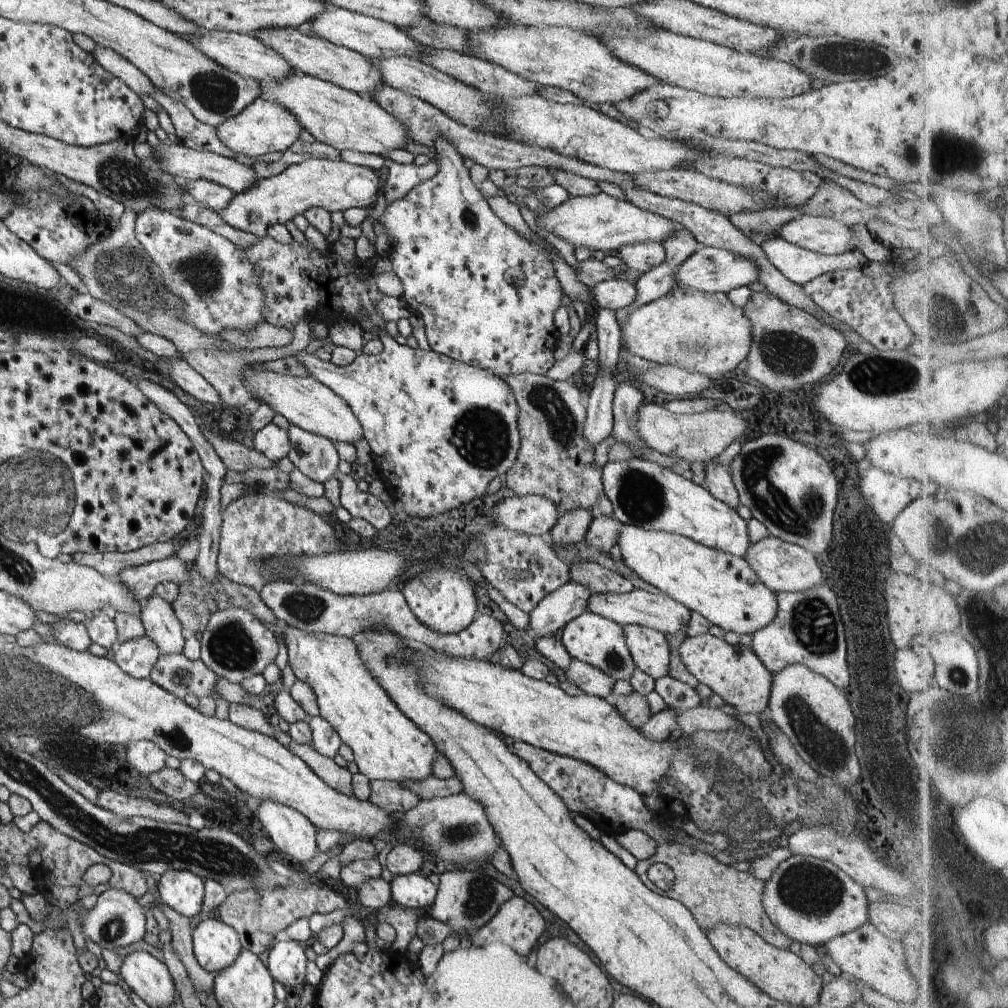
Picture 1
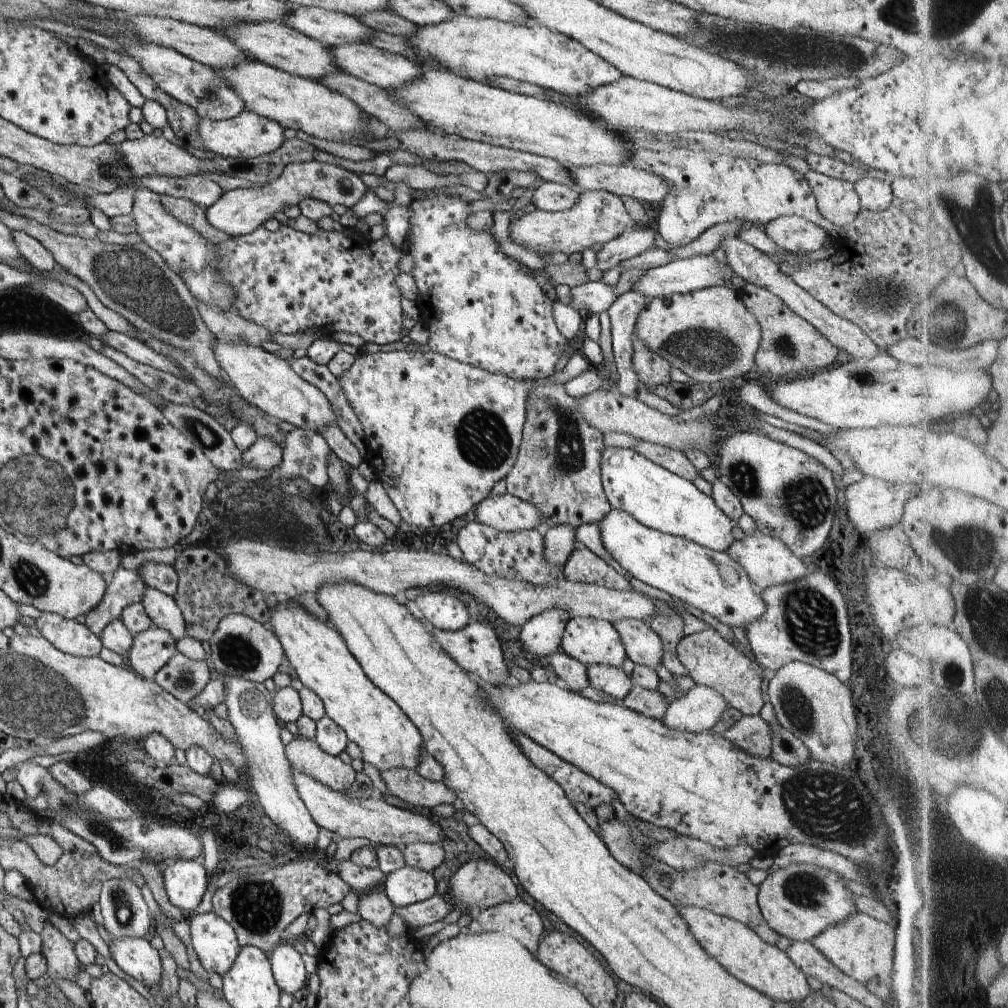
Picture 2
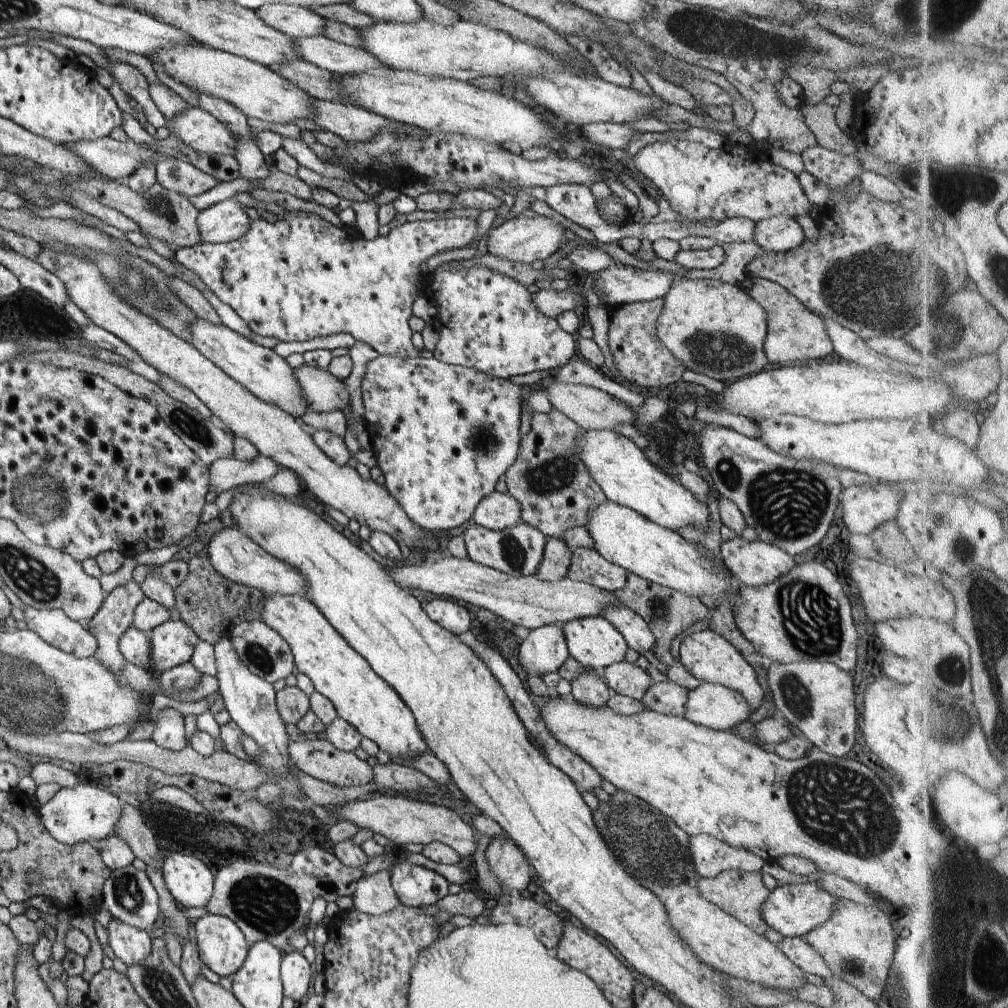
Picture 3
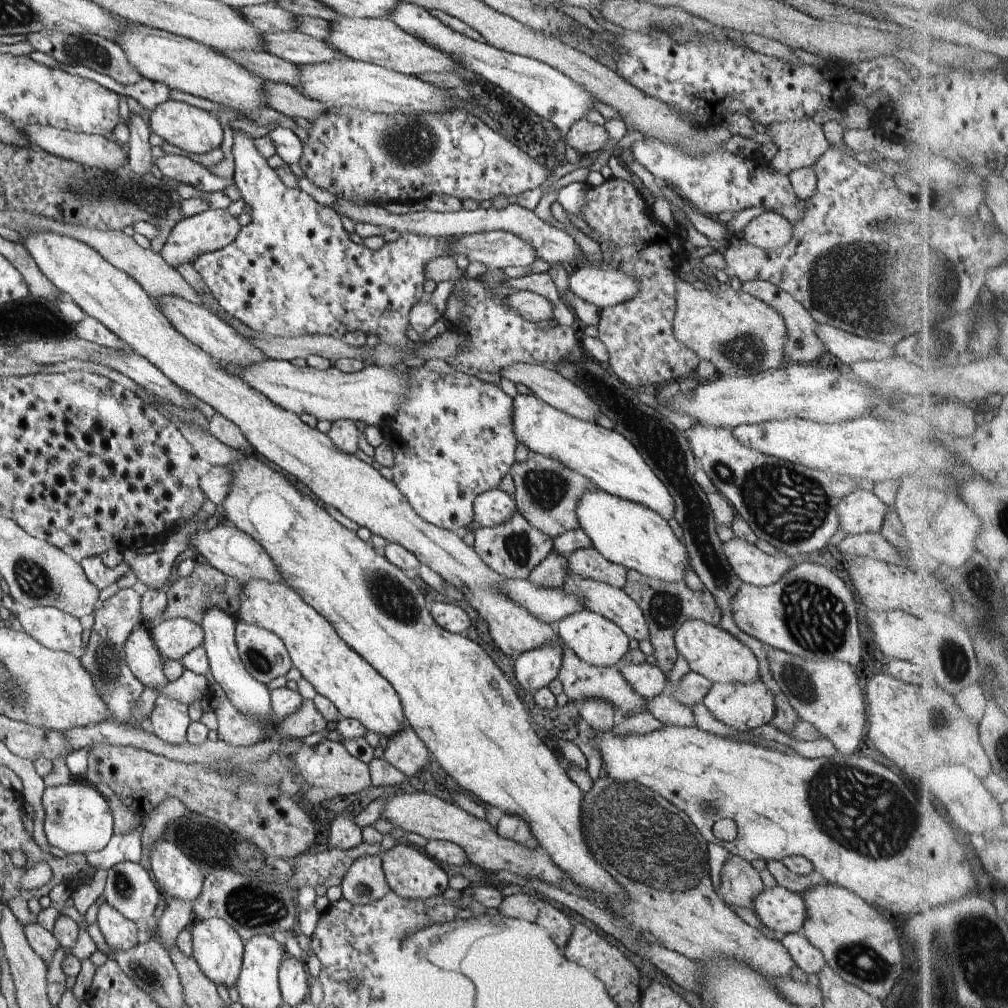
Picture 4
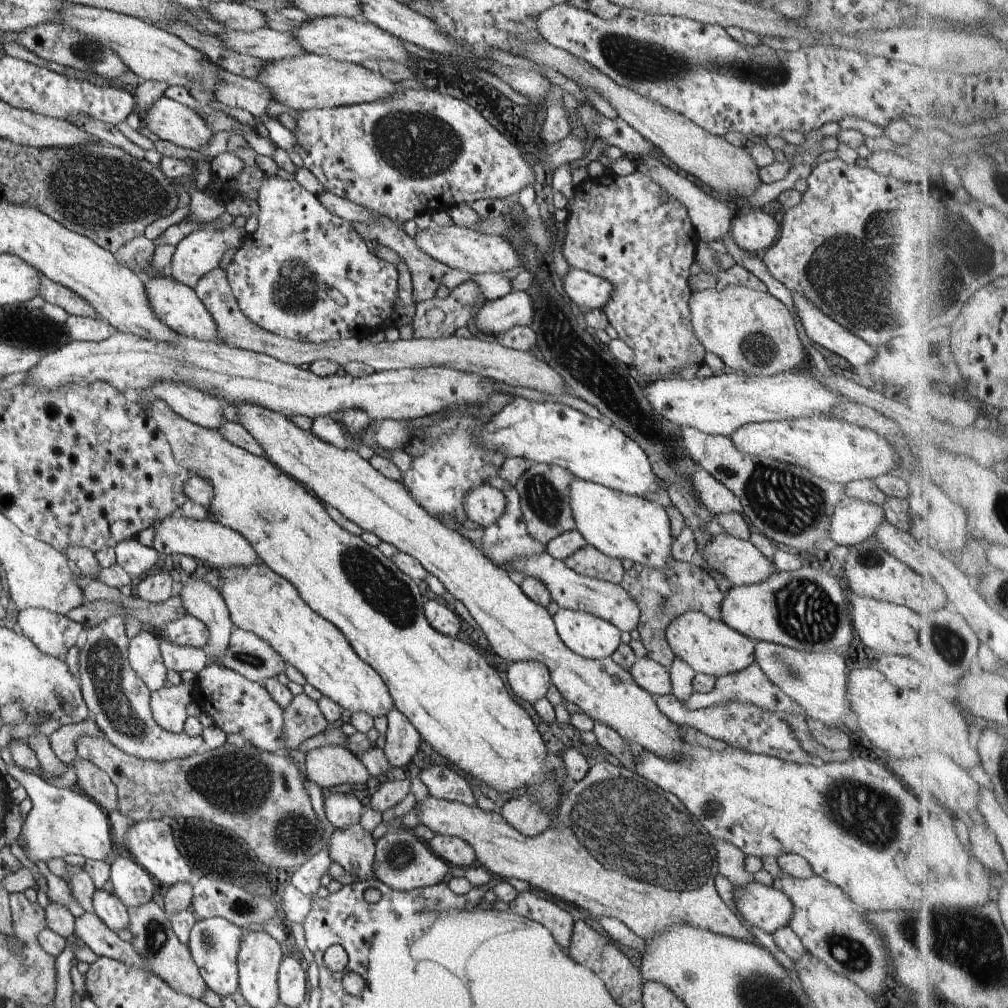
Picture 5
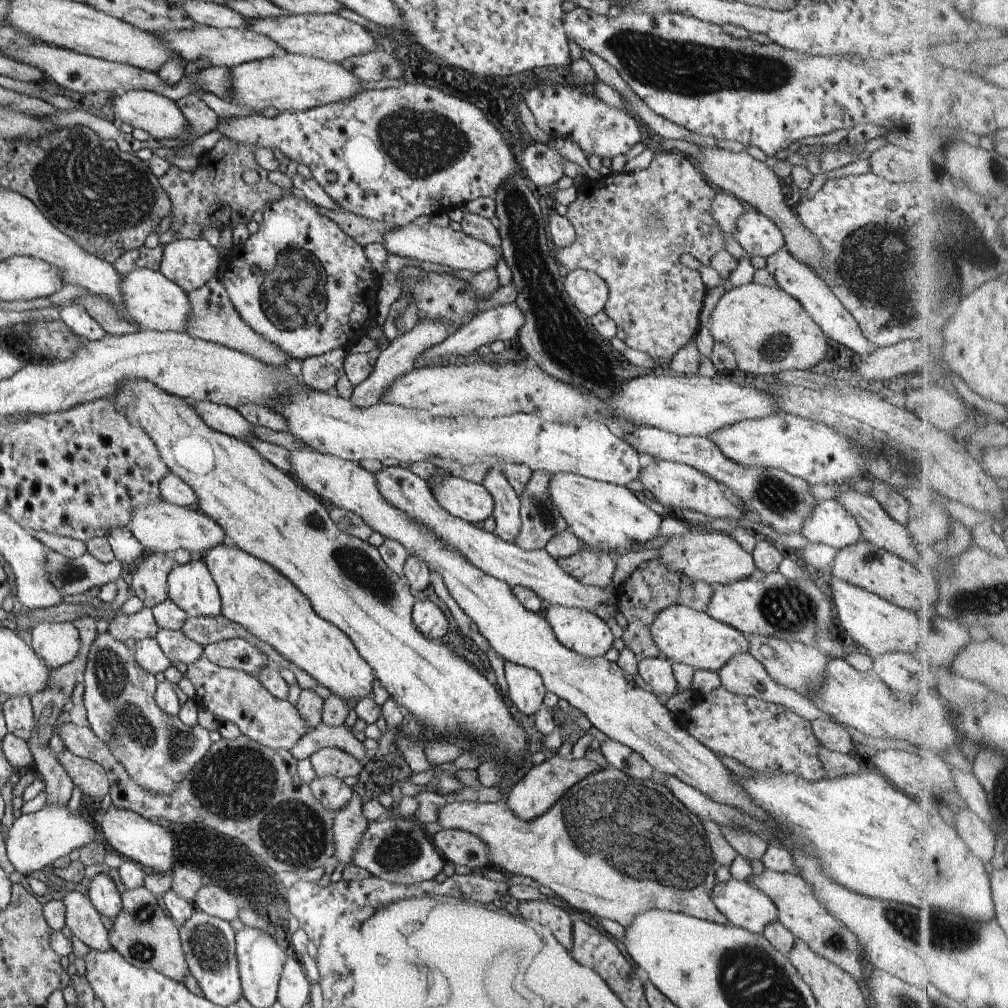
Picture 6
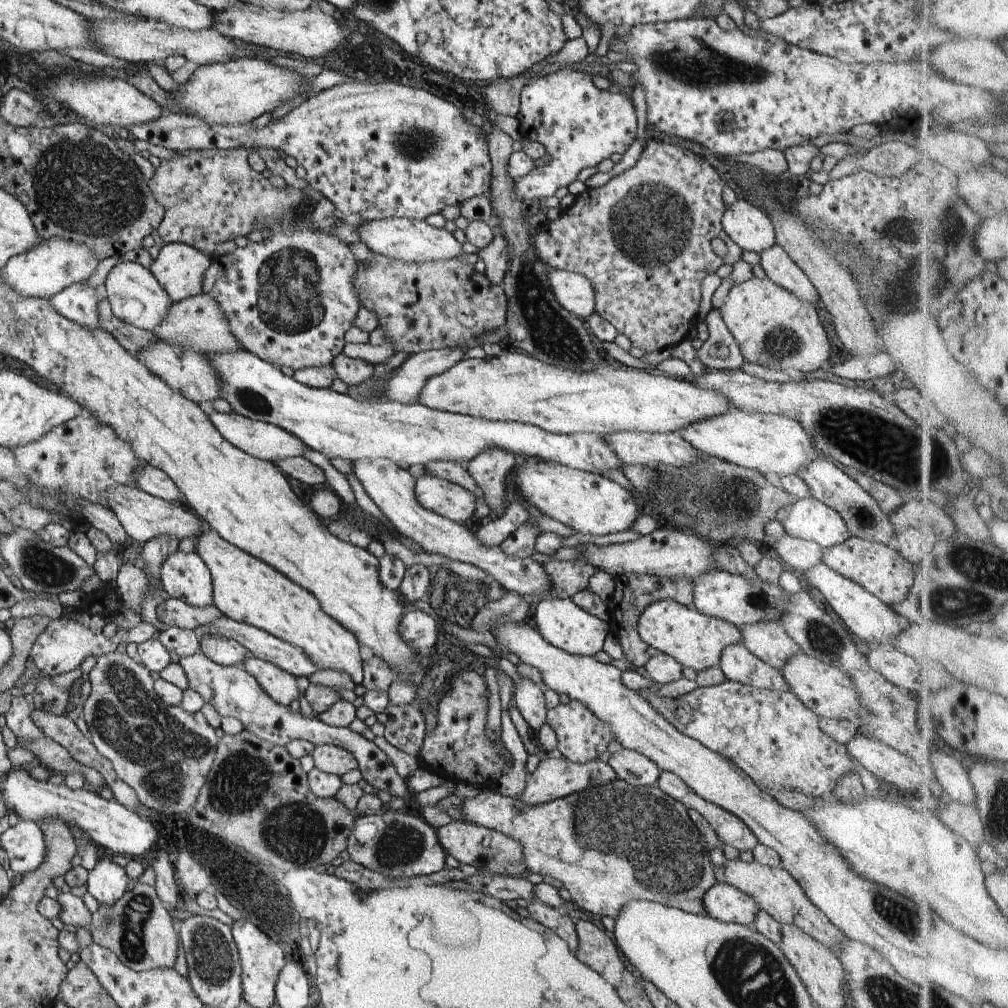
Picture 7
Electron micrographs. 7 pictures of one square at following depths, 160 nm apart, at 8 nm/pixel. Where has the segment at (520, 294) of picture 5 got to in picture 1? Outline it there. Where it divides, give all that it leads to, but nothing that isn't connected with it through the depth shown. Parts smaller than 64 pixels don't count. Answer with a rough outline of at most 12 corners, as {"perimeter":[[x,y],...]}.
{"perimeter":[[625,279],[604,280],[591,290],[598,308],[620,310],[636,298]]}

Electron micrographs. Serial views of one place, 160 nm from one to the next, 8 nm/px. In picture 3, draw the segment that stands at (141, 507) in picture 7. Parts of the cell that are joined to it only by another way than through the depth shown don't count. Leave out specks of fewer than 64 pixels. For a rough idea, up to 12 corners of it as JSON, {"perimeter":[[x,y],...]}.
{"perimeter":[[238,528],[204,552],[233,583],[307,594],[305,576]]}

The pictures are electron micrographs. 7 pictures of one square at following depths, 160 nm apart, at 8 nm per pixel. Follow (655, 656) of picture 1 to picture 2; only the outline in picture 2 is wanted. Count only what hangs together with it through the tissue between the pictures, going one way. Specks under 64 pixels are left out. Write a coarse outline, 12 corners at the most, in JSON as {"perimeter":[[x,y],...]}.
{"perimeter":[[612,622],[627,656],[636,665],[656,668],[662,639],[646,622]]}

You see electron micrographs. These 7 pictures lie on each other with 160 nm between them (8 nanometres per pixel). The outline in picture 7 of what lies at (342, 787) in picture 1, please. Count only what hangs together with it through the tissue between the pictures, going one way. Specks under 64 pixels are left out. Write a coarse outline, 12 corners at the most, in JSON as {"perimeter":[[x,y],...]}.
{"perimeter":[[315,745],[321,772],[341,777],[359,768],[355,756],[334,745]]}

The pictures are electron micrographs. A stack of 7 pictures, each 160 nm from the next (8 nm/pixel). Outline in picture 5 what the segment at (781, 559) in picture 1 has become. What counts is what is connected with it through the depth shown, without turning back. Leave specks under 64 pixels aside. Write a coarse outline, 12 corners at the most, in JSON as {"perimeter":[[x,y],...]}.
{"perimeter":[[726,533],[697,546],[694,561],[732,585],[776,571],[750,541]]}

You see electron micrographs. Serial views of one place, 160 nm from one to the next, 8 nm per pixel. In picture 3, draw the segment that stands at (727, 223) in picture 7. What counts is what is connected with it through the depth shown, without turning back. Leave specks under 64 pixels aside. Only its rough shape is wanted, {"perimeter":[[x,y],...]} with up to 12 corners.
{"perimeter":[[759,220],[753,241],[768,253],[793,251],[805,240],[796,220]]}

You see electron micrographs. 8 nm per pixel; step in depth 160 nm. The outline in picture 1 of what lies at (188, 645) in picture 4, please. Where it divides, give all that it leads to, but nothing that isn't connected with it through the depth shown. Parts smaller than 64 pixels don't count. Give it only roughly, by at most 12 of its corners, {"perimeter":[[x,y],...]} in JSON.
{"perimeter":[[142,636],[117,646],[112,659],[136,679],[150,677],[160,656]]}

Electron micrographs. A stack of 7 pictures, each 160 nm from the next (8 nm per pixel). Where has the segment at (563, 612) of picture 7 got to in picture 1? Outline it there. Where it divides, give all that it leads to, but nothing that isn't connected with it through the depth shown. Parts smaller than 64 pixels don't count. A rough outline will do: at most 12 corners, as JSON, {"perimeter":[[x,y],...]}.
{"perimeter":[[585,611],[560,631],[571,658],[615,681],[636,666],[622,625]]}

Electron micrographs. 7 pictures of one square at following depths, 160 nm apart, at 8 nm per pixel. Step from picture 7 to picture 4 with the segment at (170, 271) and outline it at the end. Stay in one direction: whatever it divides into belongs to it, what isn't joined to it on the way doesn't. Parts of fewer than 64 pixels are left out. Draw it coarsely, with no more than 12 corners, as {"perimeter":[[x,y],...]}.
{"perimeter":[[228,210],[180,220],[158,252],[176,269],[237,240]]}

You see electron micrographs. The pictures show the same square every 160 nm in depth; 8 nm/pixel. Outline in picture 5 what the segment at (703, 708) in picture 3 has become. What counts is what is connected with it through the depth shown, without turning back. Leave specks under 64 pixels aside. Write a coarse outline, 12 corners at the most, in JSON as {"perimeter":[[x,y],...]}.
{"perimeter":[[754,661],[681,702],[698,710],[727,702],[808,716]]}

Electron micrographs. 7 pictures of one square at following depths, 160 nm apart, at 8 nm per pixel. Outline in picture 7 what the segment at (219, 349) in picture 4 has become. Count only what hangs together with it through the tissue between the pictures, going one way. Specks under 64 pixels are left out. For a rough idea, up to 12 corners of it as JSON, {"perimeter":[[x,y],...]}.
{"perimeter":[[115,264],[101,291],[114,316],[155,332],[172,301],[150,269]]}

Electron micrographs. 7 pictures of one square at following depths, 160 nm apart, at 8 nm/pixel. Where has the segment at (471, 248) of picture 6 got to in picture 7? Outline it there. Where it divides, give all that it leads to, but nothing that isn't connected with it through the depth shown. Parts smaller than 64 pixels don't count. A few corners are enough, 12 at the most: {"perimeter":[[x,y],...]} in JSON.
{"perimeter":[[394,217],[361,224],[372,252],[407,263],[464,256],[445,228]]}

